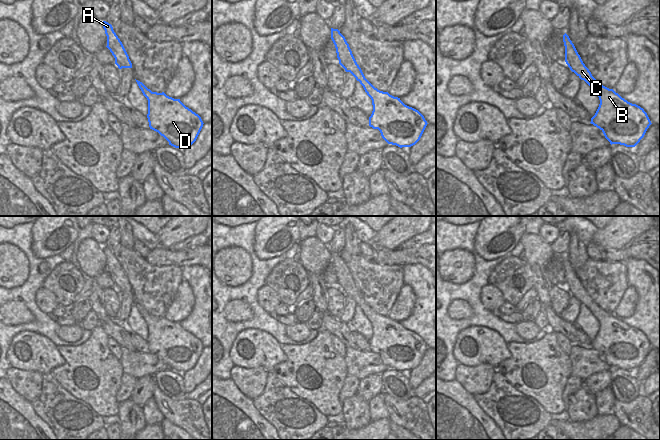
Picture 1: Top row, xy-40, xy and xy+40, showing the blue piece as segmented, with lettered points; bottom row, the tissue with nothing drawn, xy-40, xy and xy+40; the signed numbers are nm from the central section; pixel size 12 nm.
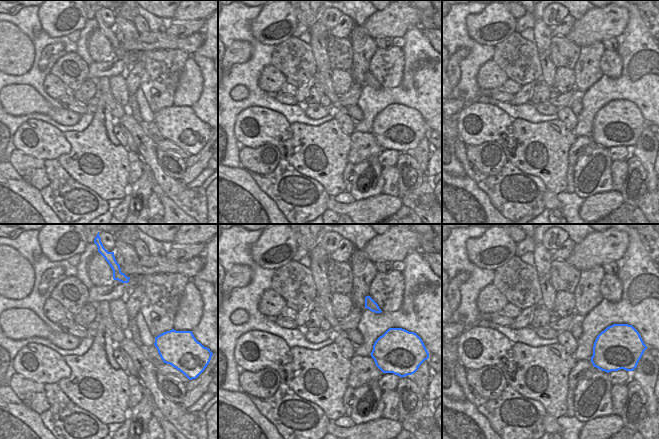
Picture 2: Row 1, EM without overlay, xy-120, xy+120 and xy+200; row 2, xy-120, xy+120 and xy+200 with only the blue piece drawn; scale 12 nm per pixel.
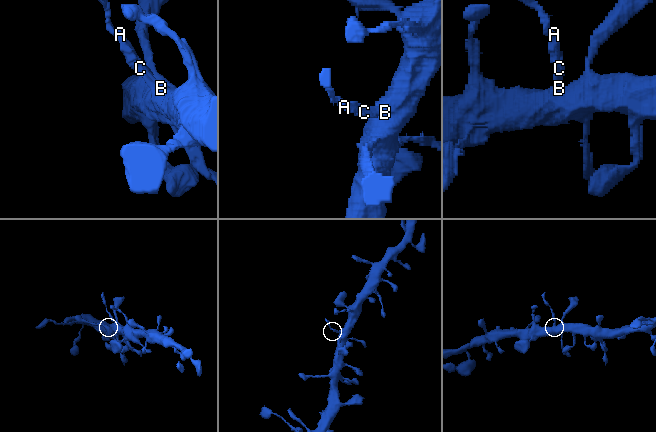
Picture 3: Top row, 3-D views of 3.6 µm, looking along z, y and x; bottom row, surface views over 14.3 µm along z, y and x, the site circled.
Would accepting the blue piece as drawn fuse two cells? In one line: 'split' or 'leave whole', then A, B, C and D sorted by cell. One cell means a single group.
split; A C / B D

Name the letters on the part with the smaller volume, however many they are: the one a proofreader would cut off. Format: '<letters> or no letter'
A, C

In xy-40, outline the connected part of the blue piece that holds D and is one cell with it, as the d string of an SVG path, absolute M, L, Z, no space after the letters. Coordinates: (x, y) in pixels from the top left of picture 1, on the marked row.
M136 82L148 100L147 118L150 129L158 132L175 148L192 145L204 124L201 117L180 99L169 97L164 92L152 92L142 82Z

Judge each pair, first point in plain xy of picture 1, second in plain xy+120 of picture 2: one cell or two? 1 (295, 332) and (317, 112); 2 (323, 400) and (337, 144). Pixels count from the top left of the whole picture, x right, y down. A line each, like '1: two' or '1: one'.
1: one
2: one

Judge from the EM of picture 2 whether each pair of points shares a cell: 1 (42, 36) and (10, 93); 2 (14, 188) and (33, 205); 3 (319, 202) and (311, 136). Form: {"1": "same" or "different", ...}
{"1": "different", "2": "same", "3": "different"}

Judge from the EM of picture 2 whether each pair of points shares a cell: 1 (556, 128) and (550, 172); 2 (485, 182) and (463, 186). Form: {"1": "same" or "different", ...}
{"1": "same", "2": "different"}

